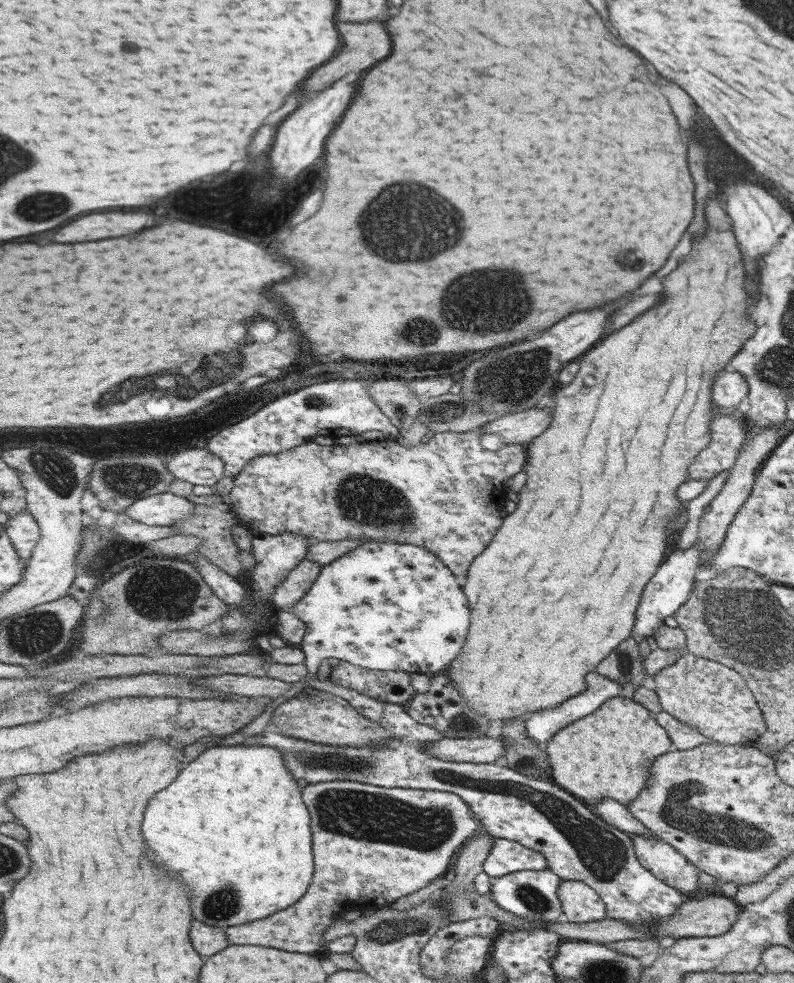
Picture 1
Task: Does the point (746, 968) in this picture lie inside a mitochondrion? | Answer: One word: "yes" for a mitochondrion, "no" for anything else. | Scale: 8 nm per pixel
no

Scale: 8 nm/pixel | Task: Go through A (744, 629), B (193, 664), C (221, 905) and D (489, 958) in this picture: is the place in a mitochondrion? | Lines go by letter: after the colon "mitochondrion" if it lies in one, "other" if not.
A: mitochondrion
B: other
C: mitochondrion
D: other

